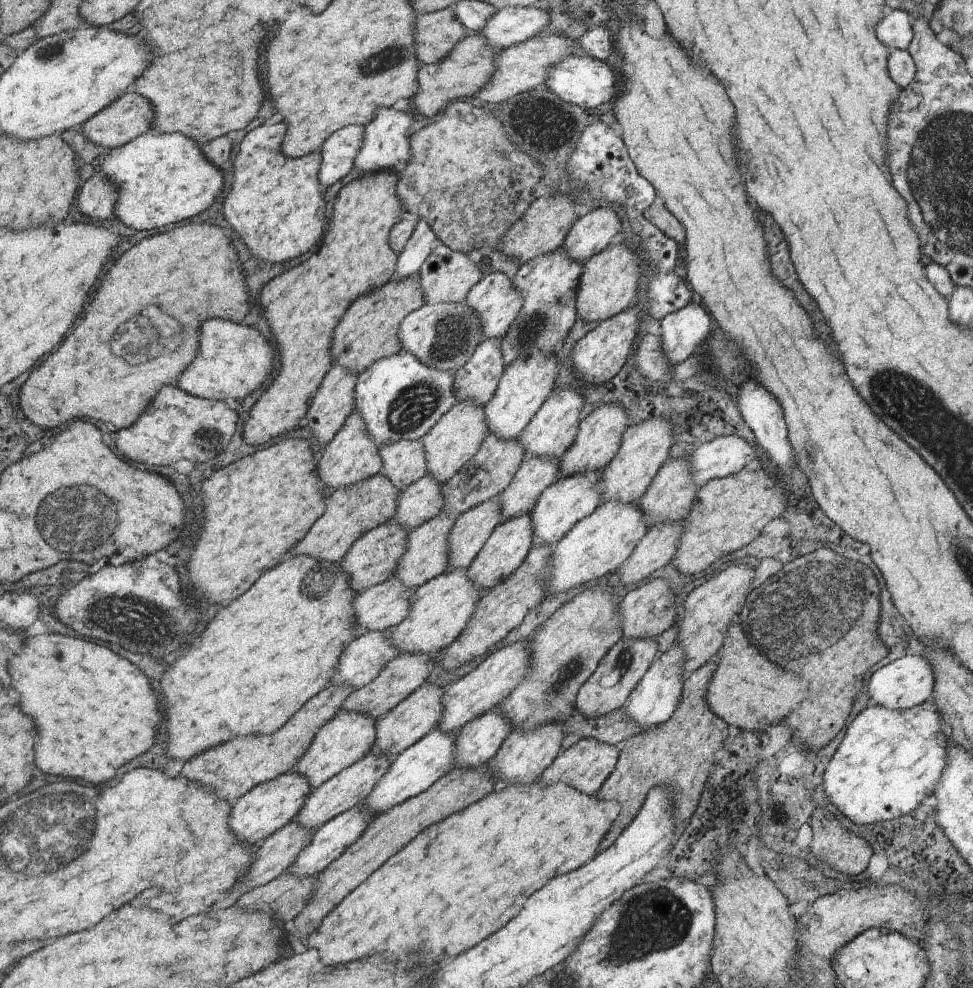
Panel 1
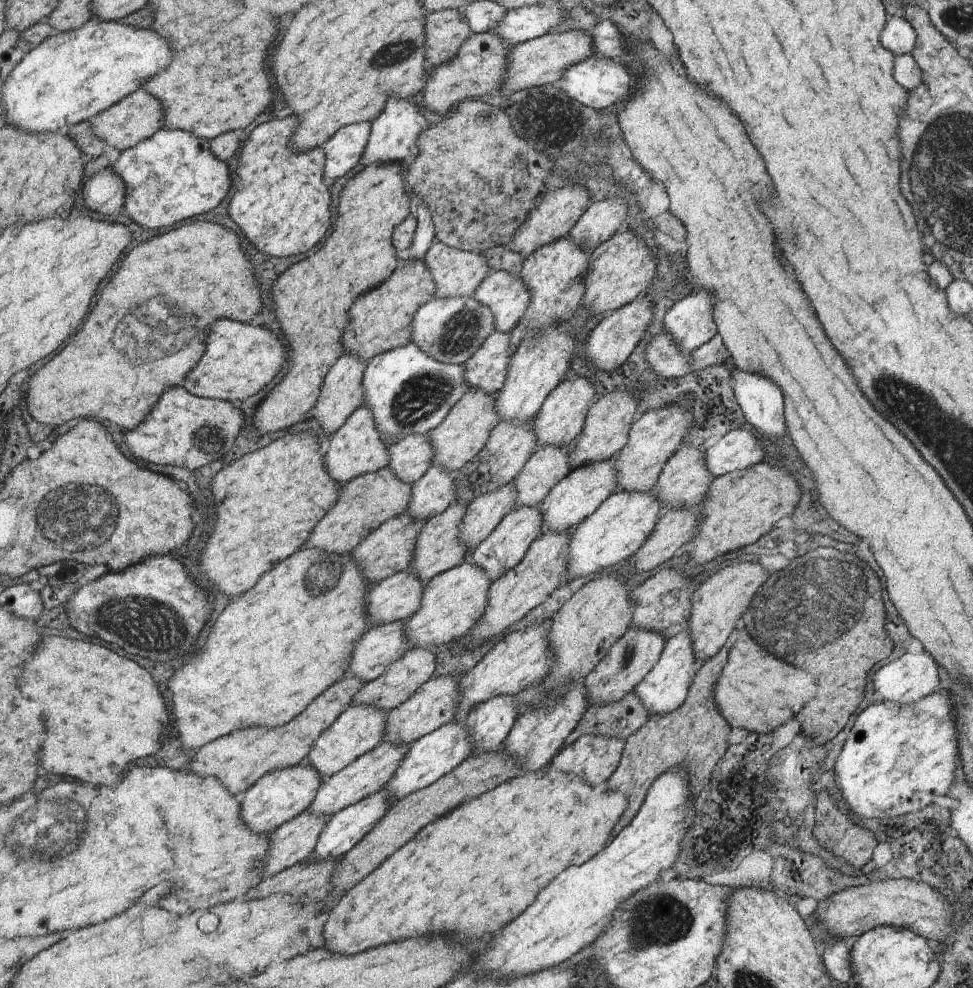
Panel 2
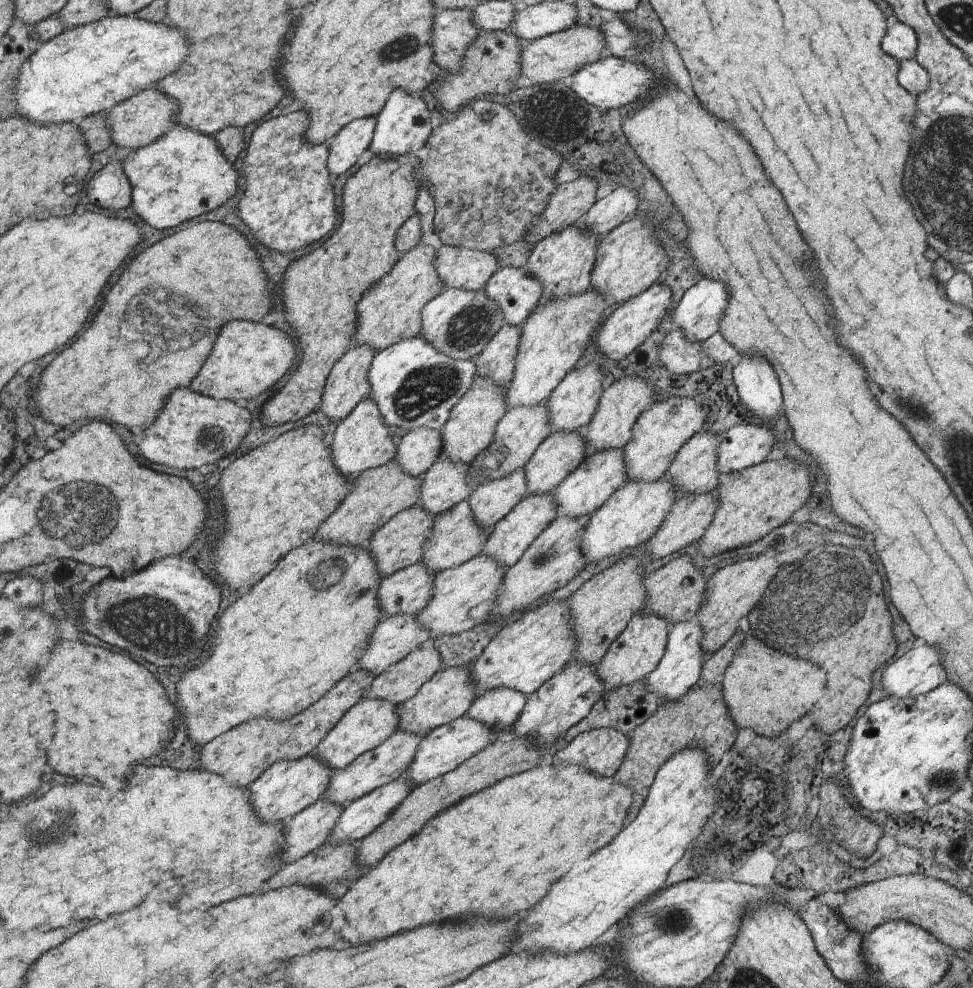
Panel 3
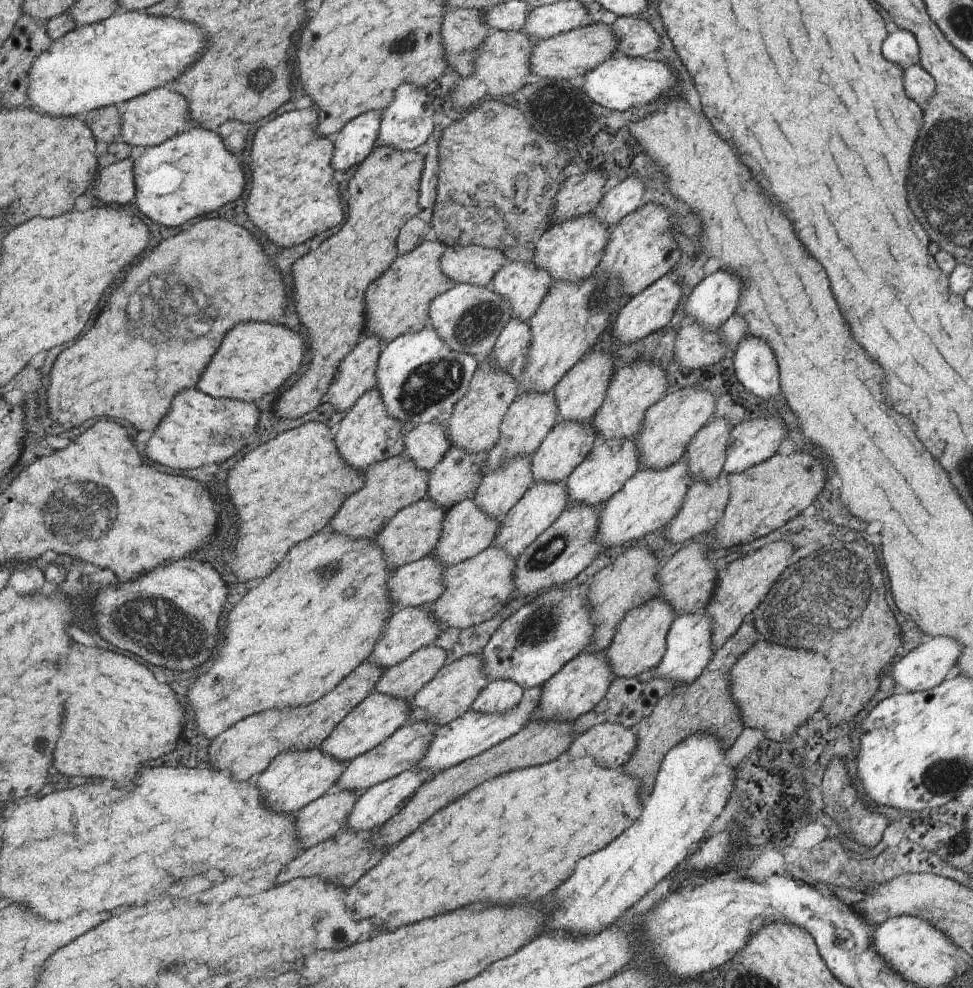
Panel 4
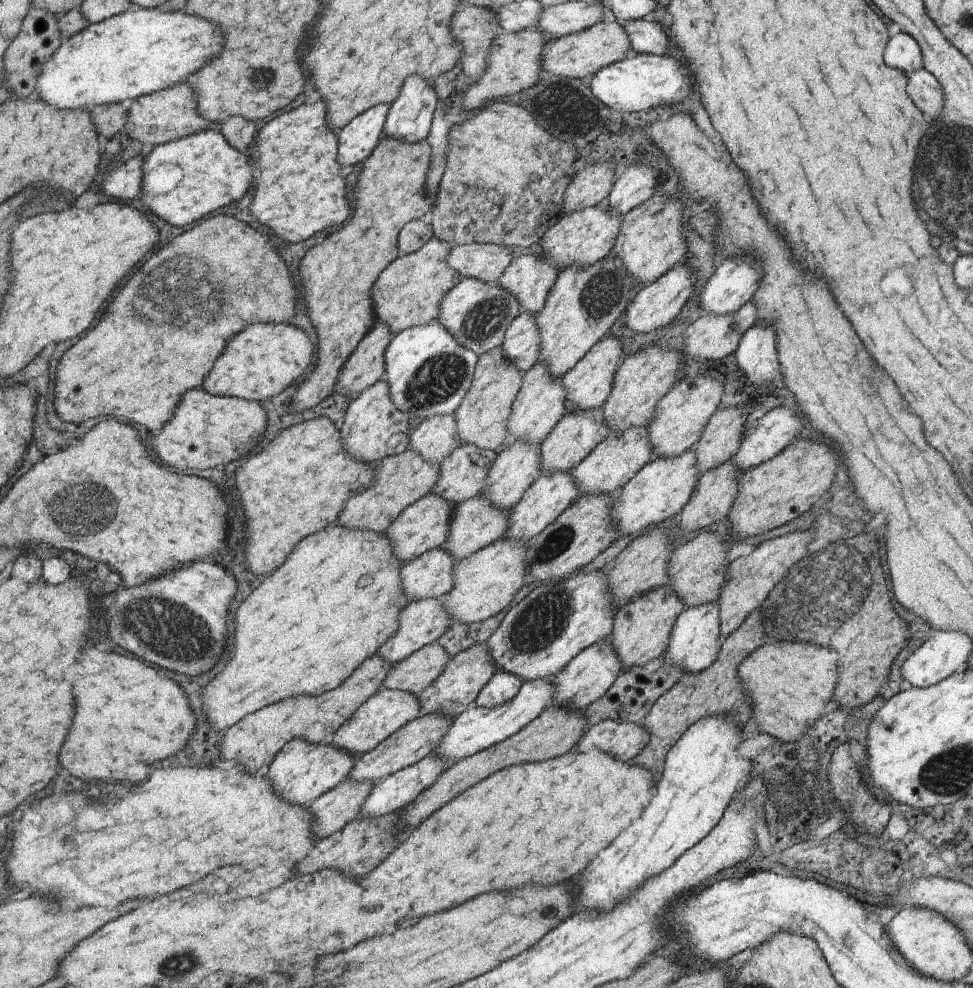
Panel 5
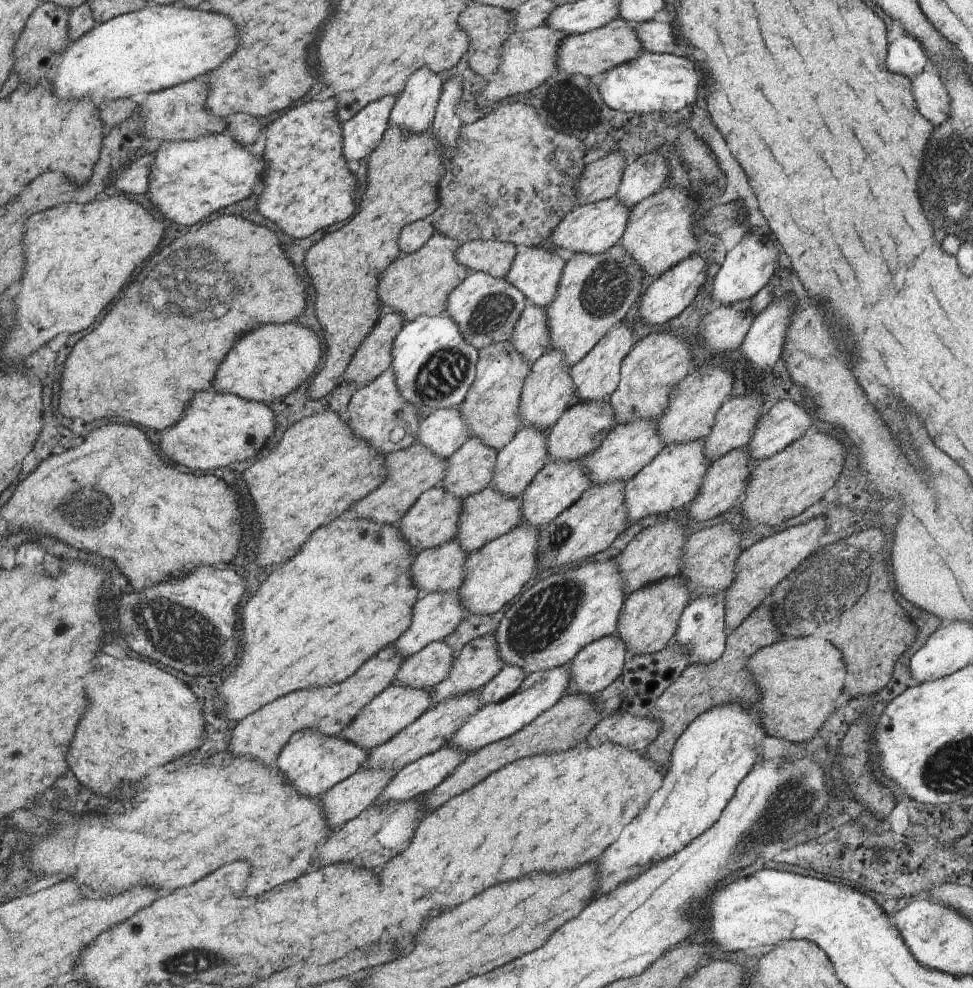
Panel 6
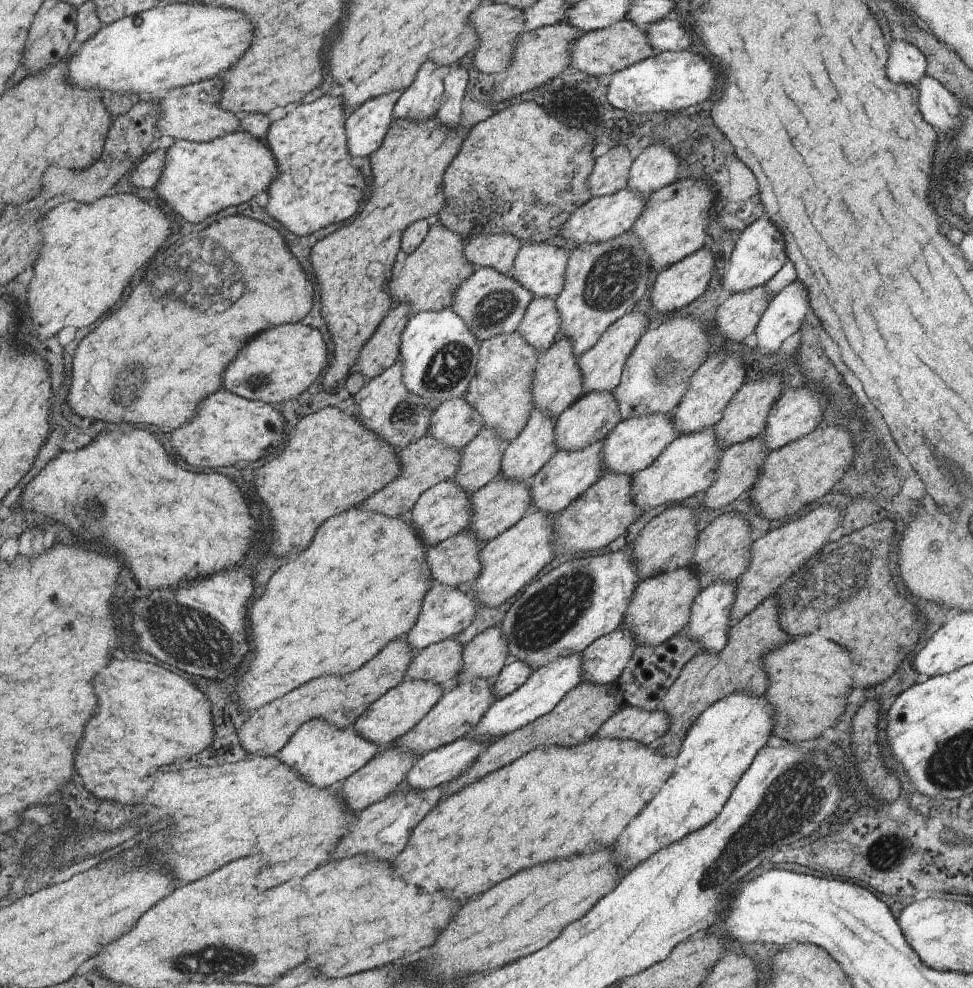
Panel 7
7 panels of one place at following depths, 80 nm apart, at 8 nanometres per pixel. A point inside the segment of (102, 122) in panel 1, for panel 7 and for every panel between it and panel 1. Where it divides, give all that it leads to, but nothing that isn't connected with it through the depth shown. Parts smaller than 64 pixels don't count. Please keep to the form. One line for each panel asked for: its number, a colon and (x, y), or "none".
2: (137, 117)
3: (143, 119)
4: (150, 119)
5: (169, 114)
6: (179, 113)
7: (192, 113)

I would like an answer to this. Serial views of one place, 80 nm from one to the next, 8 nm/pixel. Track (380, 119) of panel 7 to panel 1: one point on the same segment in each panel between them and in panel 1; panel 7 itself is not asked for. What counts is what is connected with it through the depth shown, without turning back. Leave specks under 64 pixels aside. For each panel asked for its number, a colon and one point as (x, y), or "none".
1: (339, 152)
2: (345, 149)
3: (351, 145)
4: (357, 140)
5: (356, 141)
6: (362, 134)

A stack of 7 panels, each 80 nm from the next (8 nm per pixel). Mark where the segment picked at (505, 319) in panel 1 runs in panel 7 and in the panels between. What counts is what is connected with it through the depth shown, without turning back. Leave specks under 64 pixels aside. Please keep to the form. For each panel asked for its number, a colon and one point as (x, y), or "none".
2: (508, 296)
3: (518, 293)
4: (525, 285)
5: (530, 277)
6: (536, 271)
7: (540, 267)

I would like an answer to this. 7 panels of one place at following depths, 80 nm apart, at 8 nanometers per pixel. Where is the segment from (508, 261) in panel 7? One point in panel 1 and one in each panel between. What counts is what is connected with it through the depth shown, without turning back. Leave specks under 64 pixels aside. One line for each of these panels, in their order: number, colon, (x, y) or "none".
1: (447, 275)
2: (457, 272)
3: (460, 268)
4: (473, 264)
5: (486, 262)
6: (495, 257)

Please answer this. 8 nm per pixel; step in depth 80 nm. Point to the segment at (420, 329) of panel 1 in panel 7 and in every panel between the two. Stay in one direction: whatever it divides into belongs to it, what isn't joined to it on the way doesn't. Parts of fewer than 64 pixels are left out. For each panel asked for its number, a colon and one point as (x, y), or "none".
2: (451, 329)
3: (460, 323)
4: (470, 318)
5: (478, 314)
6: (487, 308)
7: (492, 303)

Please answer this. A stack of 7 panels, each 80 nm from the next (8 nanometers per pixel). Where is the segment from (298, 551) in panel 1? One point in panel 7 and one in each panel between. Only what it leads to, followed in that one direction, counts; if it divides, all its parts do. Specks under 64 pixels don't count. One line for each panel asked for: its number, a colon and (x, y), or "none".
2: (369, 500)
3: (378, 494)
4: (391, 485)
5: (401, 480)
6: (413, 470)
7: (426, 462)

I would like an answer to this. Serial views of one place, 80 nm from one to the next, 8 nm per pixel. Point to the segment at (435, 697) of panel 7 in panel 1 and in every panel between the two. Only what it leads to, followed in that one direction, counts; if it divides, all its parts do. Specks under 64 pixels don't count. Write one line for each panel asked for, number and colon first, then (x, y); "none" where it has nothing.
1: (343, 741)
2: (361, 728)
3: (370, 722)
4: (380, 716)
5: (388, 710)
6: (399, 706)

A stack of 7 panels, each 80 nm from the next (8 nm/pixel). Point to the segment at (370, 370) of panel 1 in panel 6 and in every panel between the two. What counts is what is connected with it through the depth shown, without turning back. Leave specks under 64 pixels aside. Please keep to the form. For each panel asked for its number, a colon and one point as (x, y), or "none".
2: (409, 391)
3: (415, 385)
4: (421, 379)
5: (428, 372)
6: (434, 364)

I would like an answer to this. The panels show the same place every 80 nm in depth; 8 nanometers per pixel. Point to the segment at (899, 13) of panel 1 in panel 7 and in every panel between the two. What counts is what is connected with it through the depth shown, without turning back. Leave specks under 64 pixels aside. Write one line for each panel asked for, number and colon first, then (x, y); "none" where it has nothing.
2: (899, 36)
3: (901, 41)
4: (901, 46)
5: (903, 52)
6: (906, 56)
7: (907, 64)

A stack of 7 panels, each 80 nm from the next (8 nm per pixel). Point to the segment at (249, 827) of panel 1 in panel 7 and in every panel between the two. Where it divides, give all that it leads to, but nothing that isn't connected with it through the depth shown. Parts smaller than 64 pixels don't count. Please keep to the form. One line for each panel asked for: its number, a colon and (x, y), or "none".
2: (279, 796)
3: (287, 787)
4: (295, 779)
5: (301, 772)
6: (313, 762)
7: (323, 754)

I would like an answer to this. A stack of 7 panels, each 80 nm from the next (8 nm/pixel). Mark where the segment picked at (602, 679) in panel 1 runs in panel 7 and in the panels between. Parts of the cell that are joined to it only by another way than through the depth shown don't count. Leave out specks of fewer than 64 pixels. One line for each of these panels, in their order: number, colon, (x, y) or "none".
2: (628, 660)
3: (637, 650)
4: (639, 645)
5: (642, 627)
6: (648, 621)
7: (660, 607)

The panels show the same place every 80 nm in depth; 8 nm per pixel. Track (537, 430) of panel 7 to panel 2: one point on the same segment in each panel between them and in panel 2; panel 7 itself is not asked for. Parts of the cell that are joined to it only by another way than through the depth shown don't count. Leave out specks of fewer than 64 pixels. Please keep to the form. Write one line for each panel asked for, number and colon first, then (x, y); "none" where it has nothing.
2: (485, 513)
3: (491, 501)
4: (501, 489)
5: (517, 467)
6: (519, 461)

